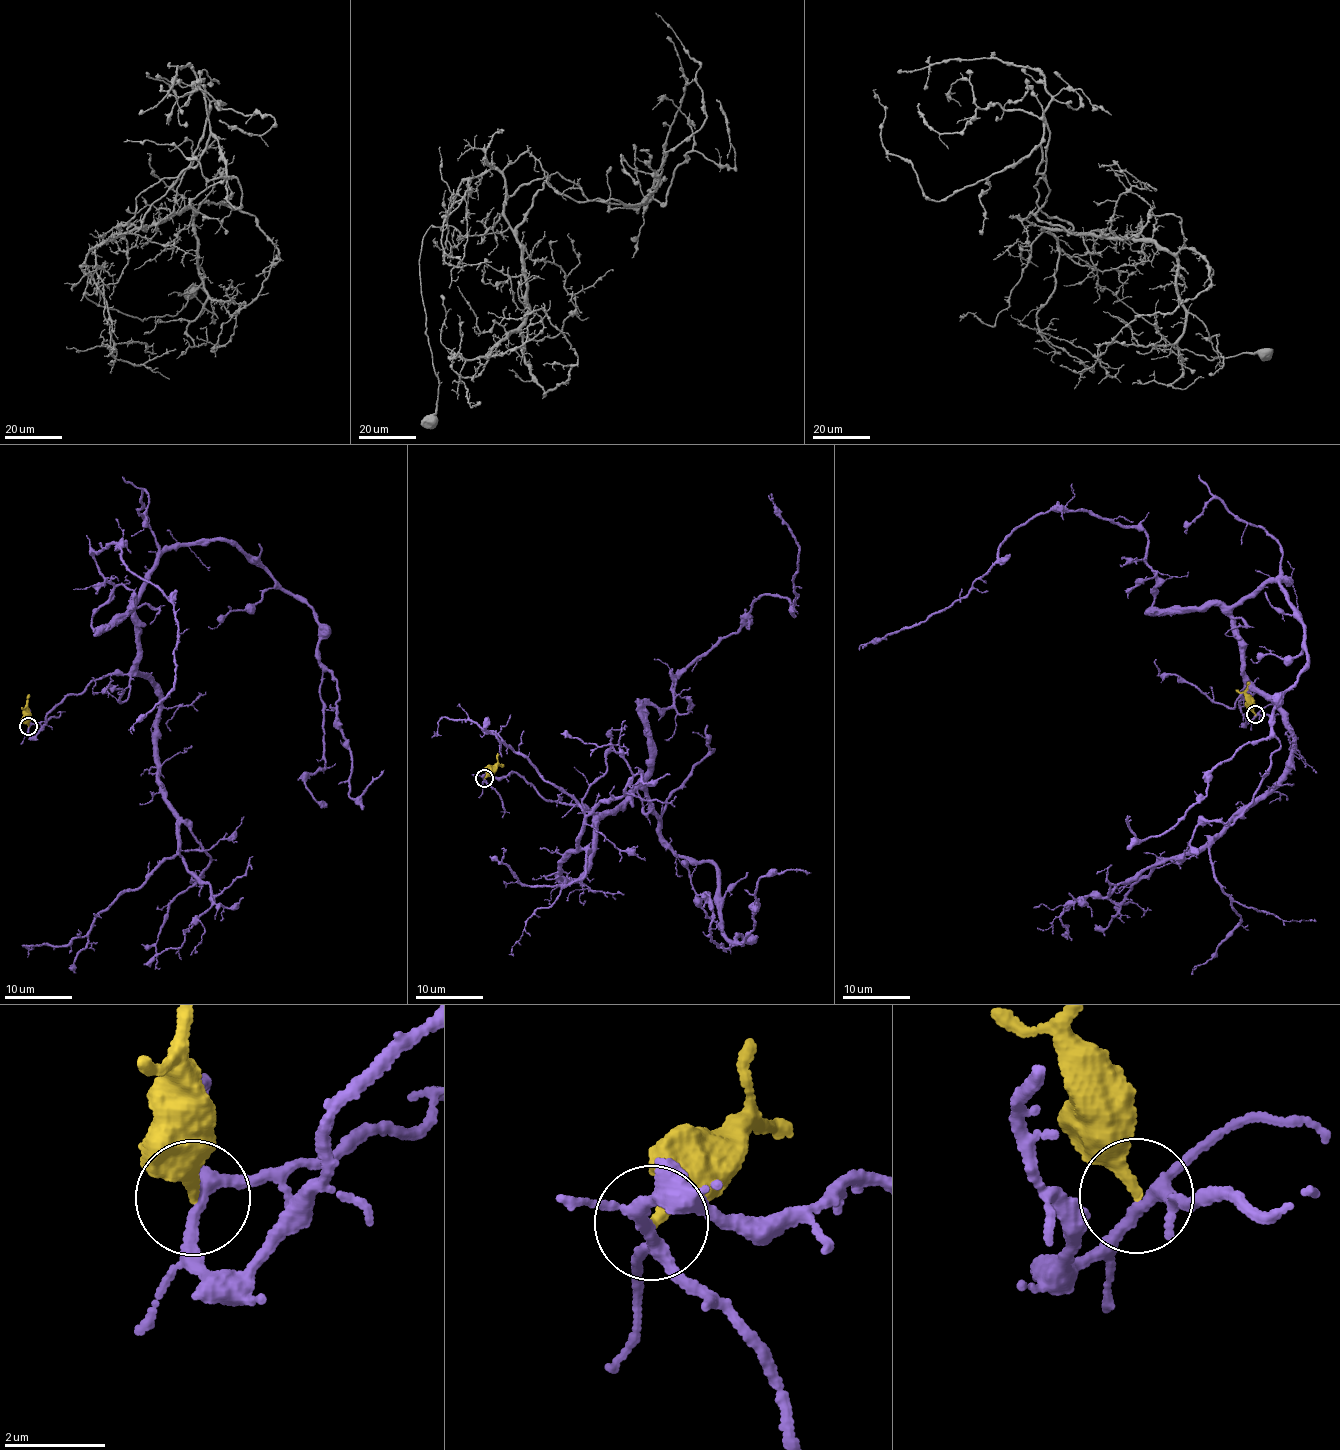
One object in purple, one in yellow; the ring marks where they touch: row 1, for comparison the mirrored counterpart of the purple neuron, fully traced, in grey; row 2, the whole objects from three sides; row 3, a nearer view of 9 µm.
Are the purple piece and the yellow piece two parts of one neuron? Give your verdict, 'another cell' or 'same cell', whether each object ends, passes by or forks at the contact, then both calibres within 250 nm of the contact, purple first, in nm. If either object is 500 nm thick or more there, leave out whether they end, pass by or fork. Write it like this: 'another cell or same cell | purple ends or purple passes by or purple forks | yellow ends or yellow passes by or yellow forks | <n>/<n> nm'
another cell | purple forks | yellow ends | 200/260 nm

